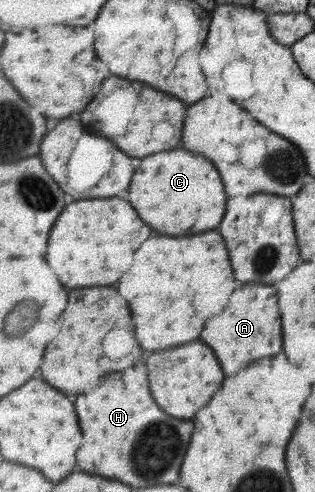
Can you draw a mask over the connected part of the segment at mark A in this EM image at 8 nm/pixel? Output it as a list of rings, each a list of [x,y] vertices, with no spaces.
[[[247,285],[233,293],[229,307],[209,319],[201,339],[217,351],[221,359],[221,367],[225,373],[237,373],[251,365],[251,361],[285,353],[285,327],[283,327],[283,313],[279,311],[279,295],[275,287],[269,285]]]

